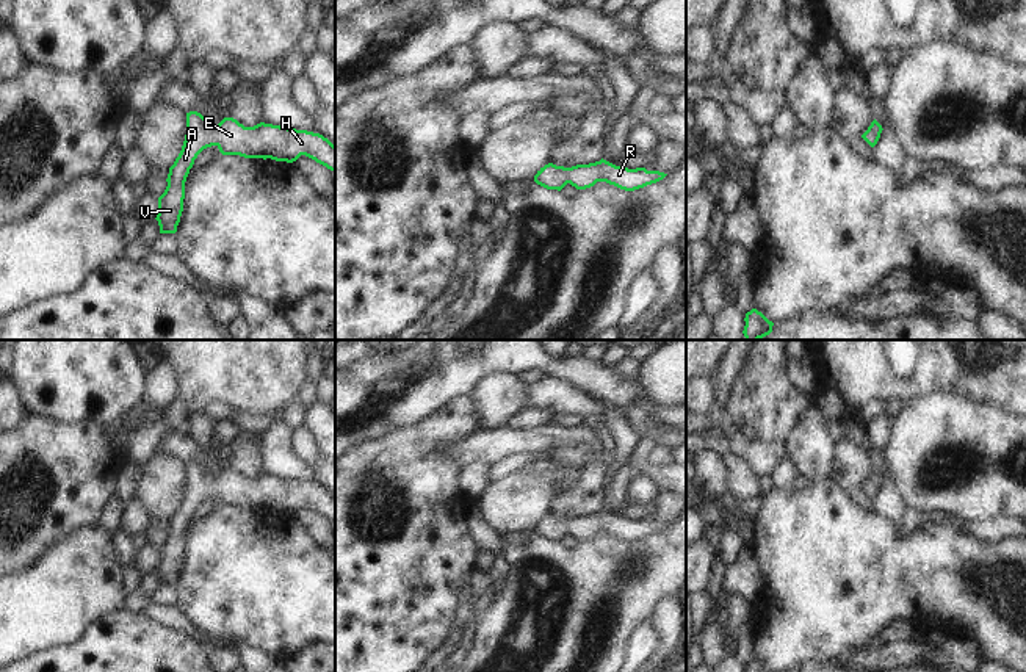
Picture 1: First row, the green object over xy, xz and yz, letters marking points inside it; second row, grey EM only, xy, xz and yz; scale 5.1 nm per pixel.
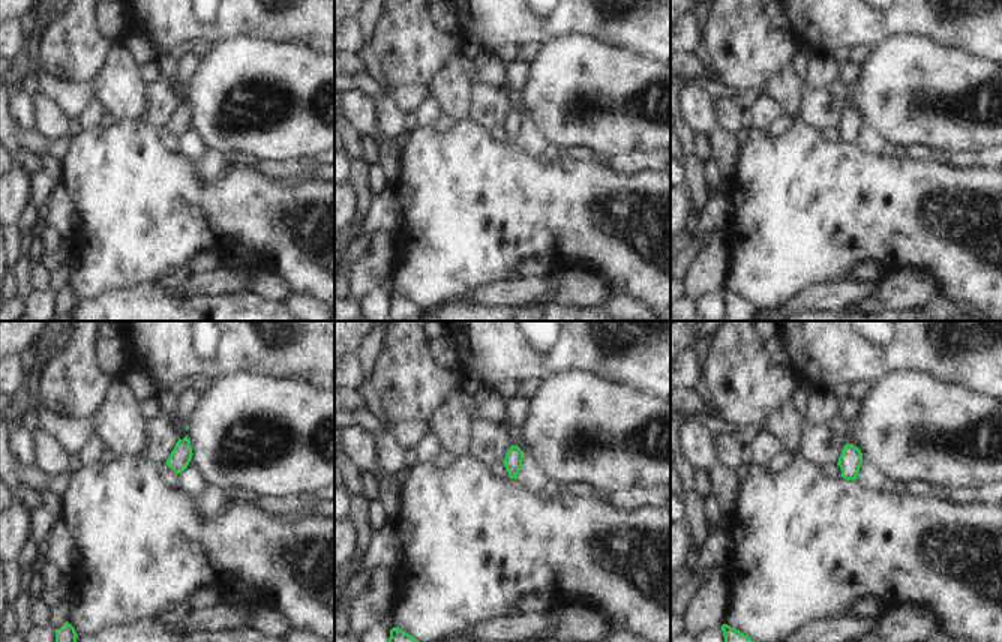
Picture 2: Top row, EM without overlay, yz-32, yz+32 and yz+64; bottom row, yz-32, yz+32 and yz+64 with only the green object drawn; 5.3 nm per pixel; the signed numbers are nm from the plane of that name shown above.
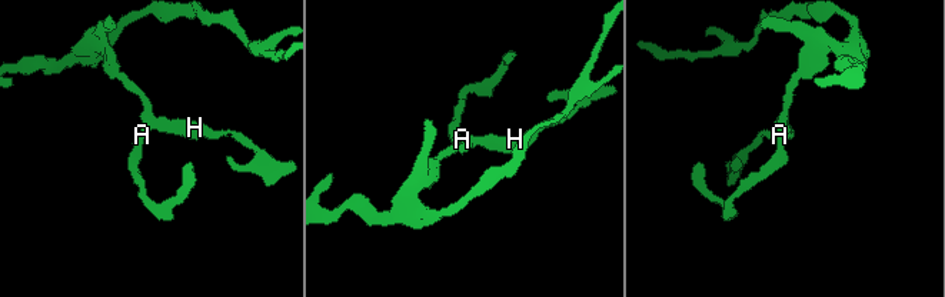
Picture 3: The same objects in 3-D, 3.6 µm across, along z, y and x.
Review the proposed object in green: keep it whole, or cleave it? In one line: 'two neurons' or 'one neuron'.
one neuron

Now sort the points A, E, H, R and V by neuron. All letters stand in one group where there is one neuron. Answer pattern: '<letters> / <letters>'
A E H R V

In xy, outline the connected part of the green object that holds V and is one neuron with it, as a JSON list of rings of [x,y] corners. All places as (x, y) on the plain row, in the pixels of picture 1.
[[[186,464],[186,486],[179,508],[169,518],[168,537],[158,548],[157,572],[160,584],[175,584],[183,562],[185,533],[197,506],[216,497],[222,506],[244,509],[271,509],[293,514],[305,506],[335,522],[335,497],[320,484],[260,473],[244,478],[233,468],[218,476],[201,464]]]

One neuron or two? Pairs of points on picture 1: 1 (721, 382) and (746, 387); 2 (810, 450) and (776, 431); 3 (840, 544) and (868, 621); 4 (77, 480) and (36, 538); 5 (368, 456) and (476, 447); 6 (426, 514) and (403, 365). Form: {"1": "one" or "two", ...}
{"1": "two", "2": "two", "3": "one", "4": "one", "5": "two", "6": "two"}

